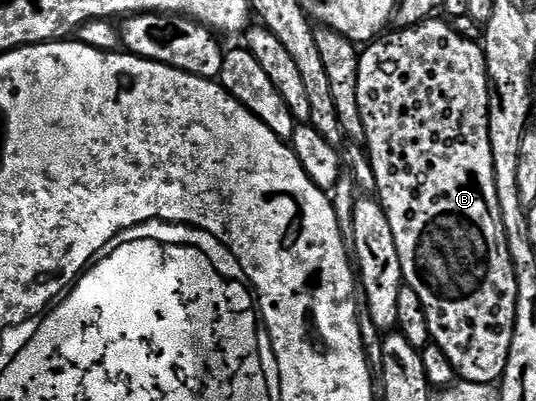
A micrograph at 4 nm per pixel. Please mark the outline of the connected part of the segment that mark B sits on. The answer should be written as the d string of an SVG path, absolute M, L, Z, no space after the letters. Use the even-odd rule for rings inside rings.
M429 18L412 27L401 27L398 32L389 31L372 41L360 52L358 62L358 114L362 114L364 127L363 141L368 144L368 160L372 163L371 179L376 180L375 195L390 218L390 228L394 230L394 240L398 246L398 258L402 262L402 274L407 287L418 294L428 319L431 343L442 348L442 353L452 363L459 379L472 383L493 384L503 381L508 365L508 355L512 349L512 339L516 329L516 303L518 302L518 282L516 266L512 261L508 235L502 216L502 206L498 200L498 186L494 180L494 150L490 142L490 106L492 90L488 82L488 60L483 47L475 39L464 36L459 27L451 28L447 19Z

